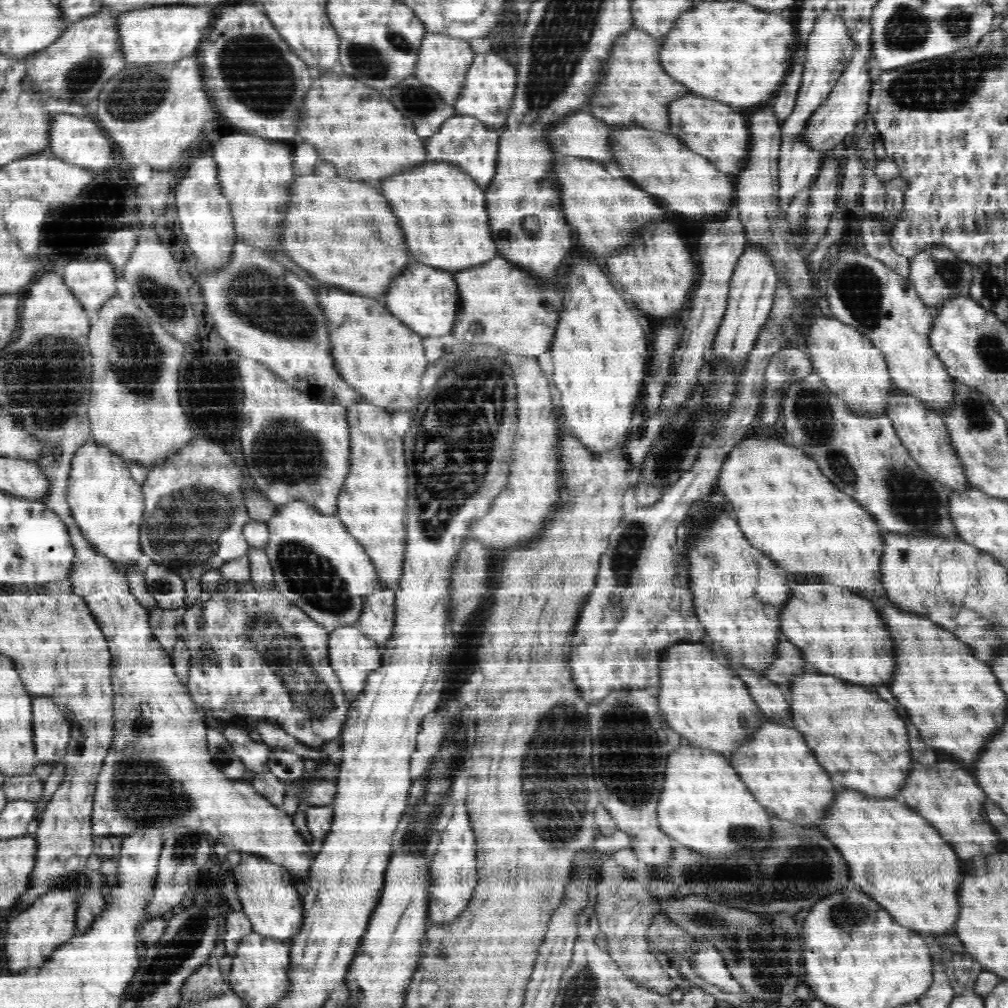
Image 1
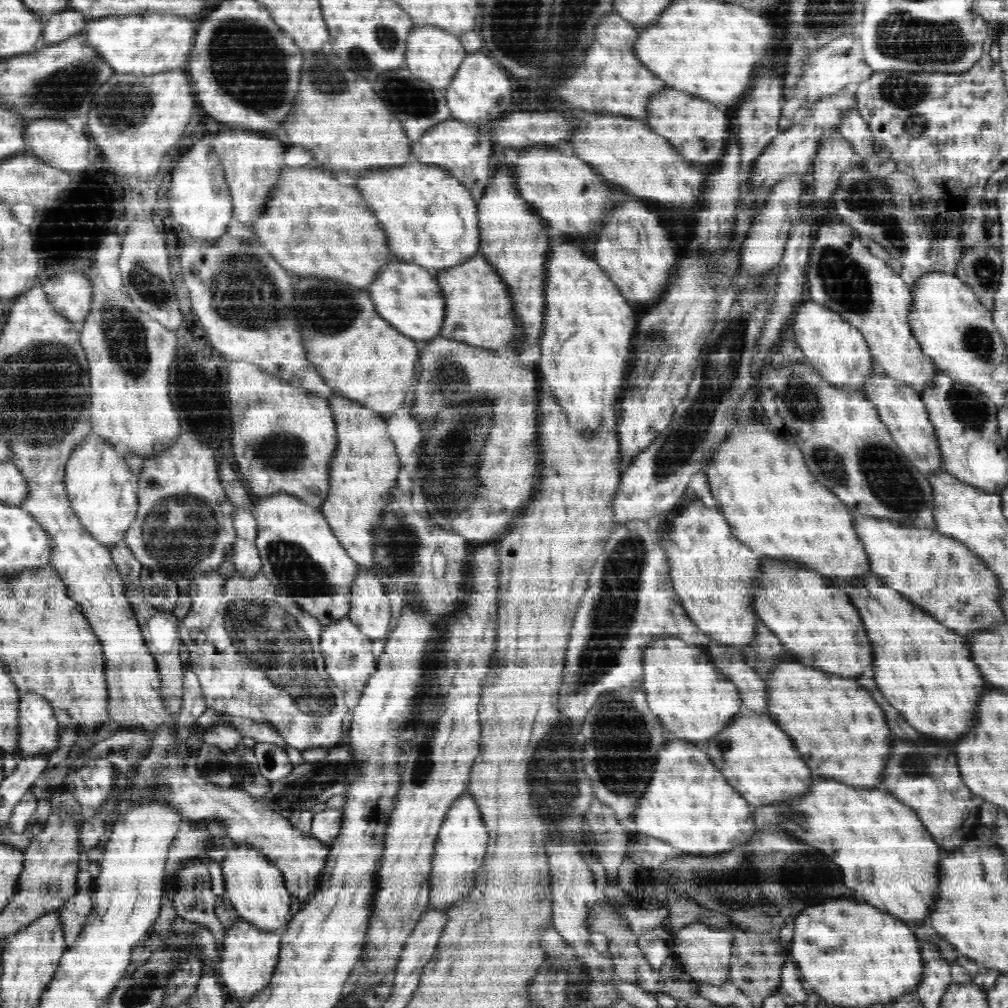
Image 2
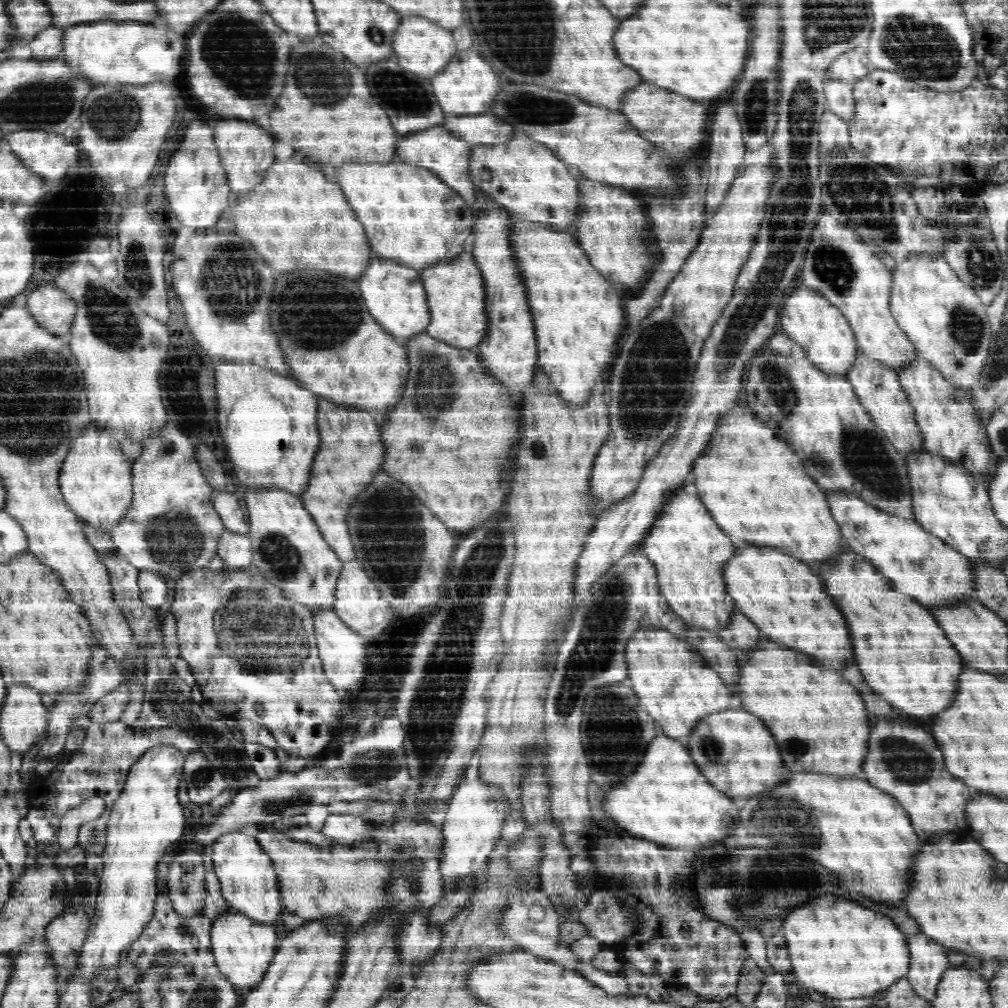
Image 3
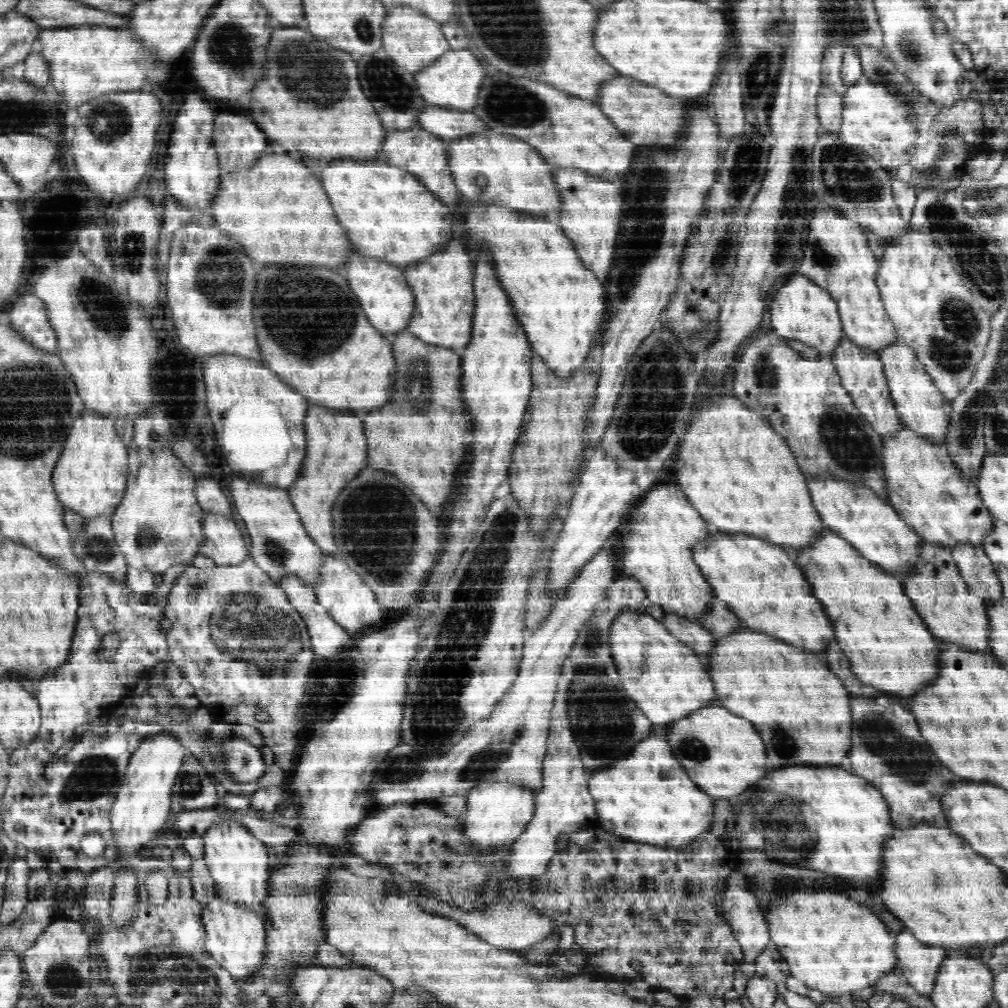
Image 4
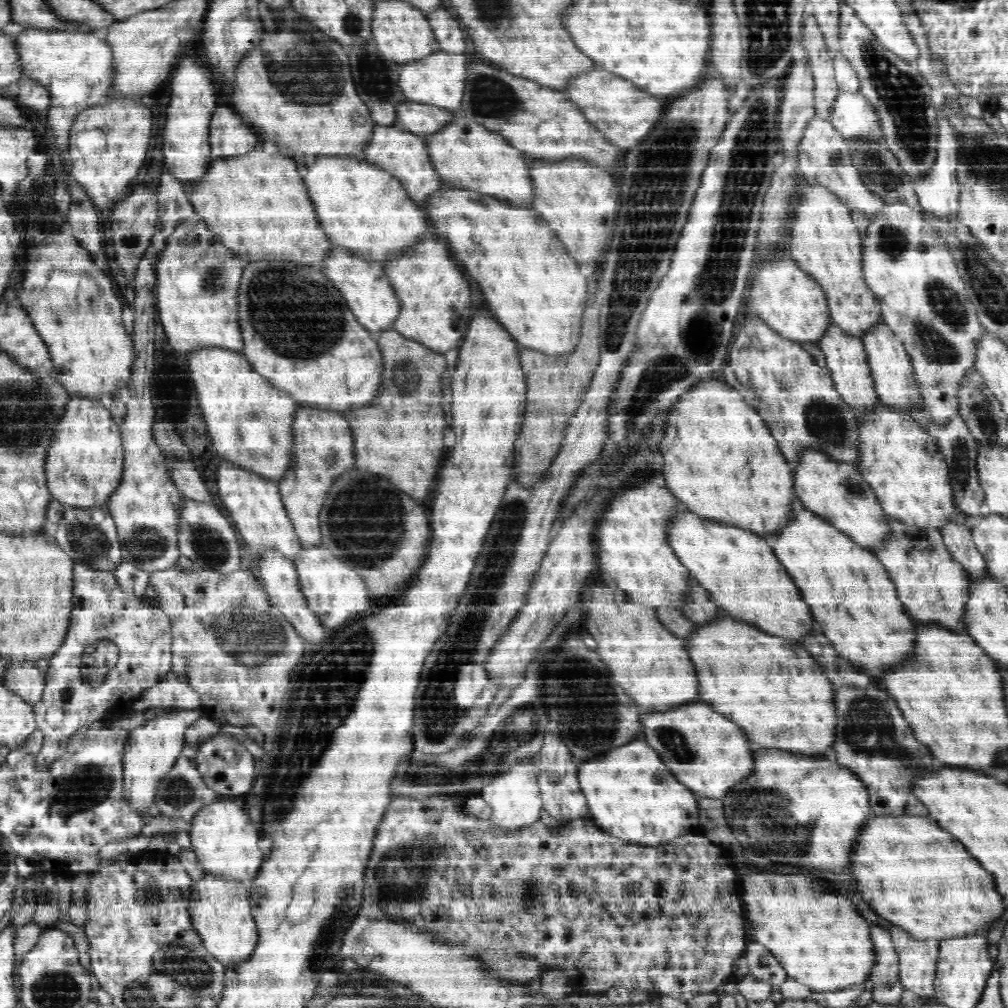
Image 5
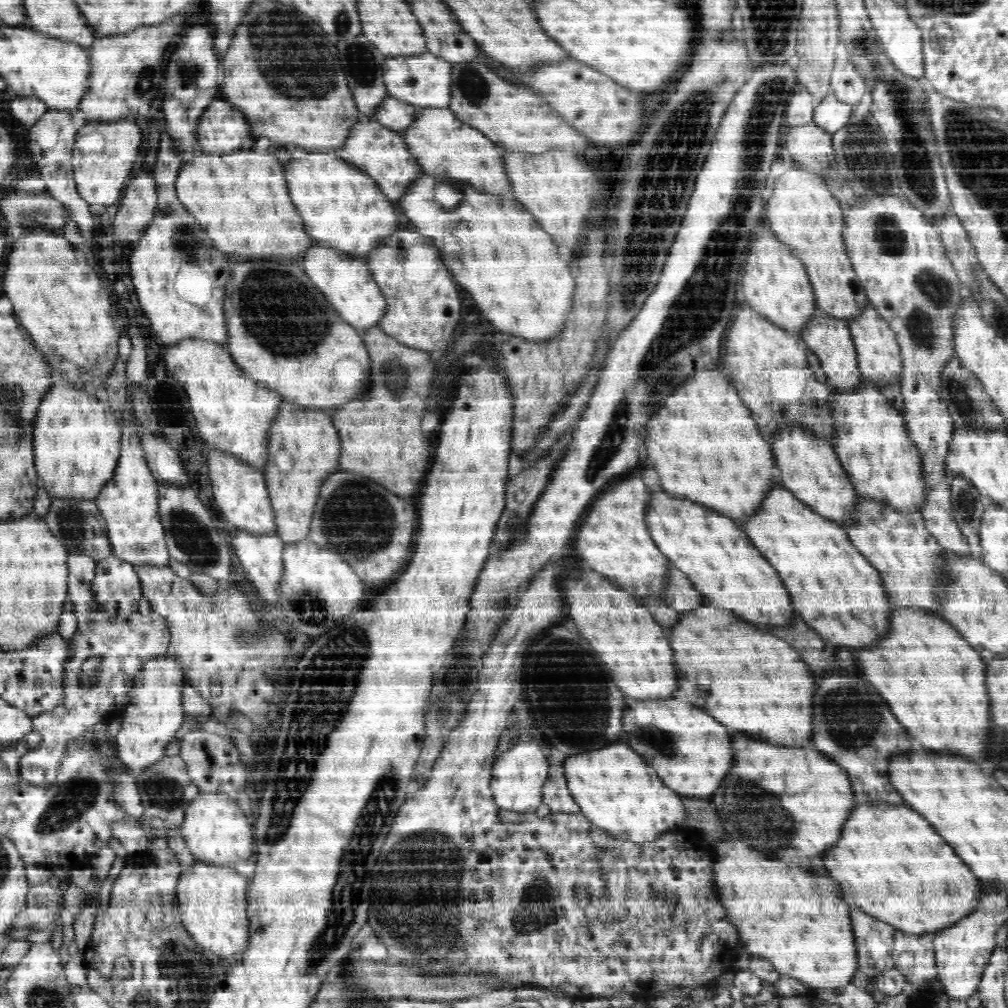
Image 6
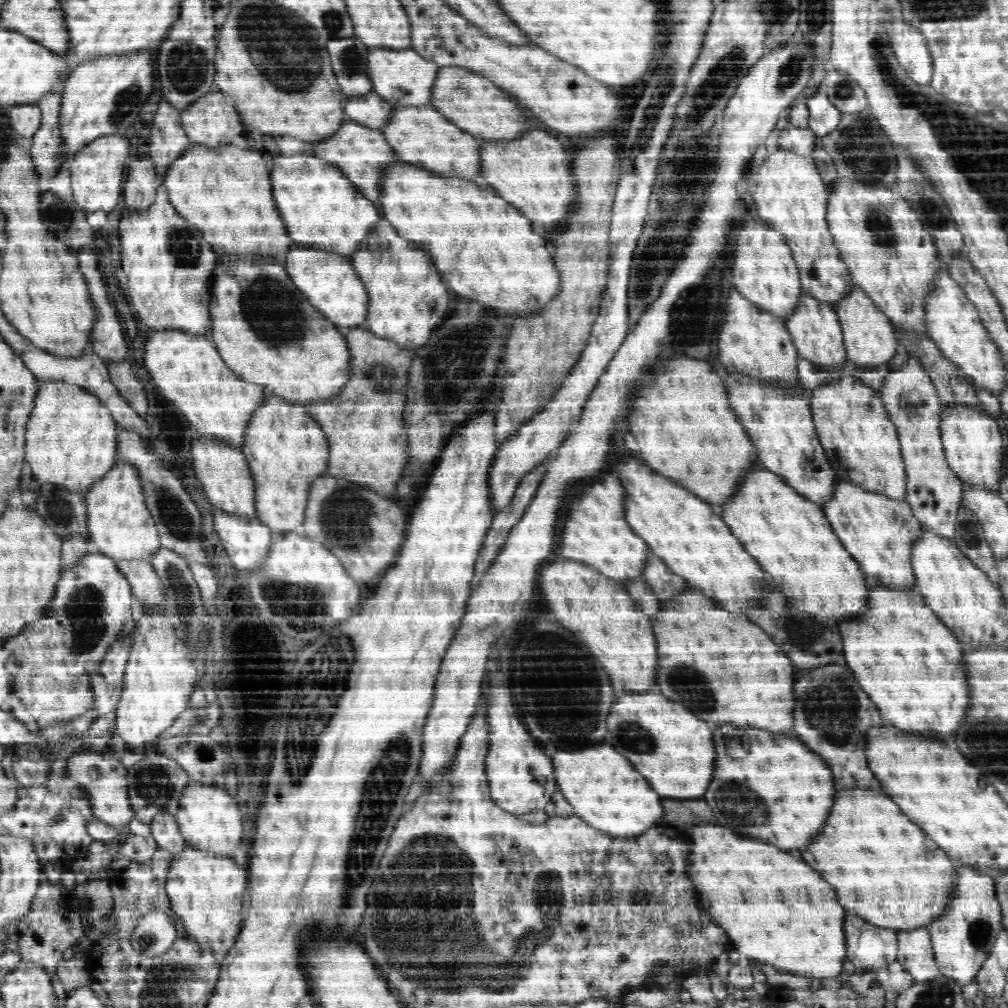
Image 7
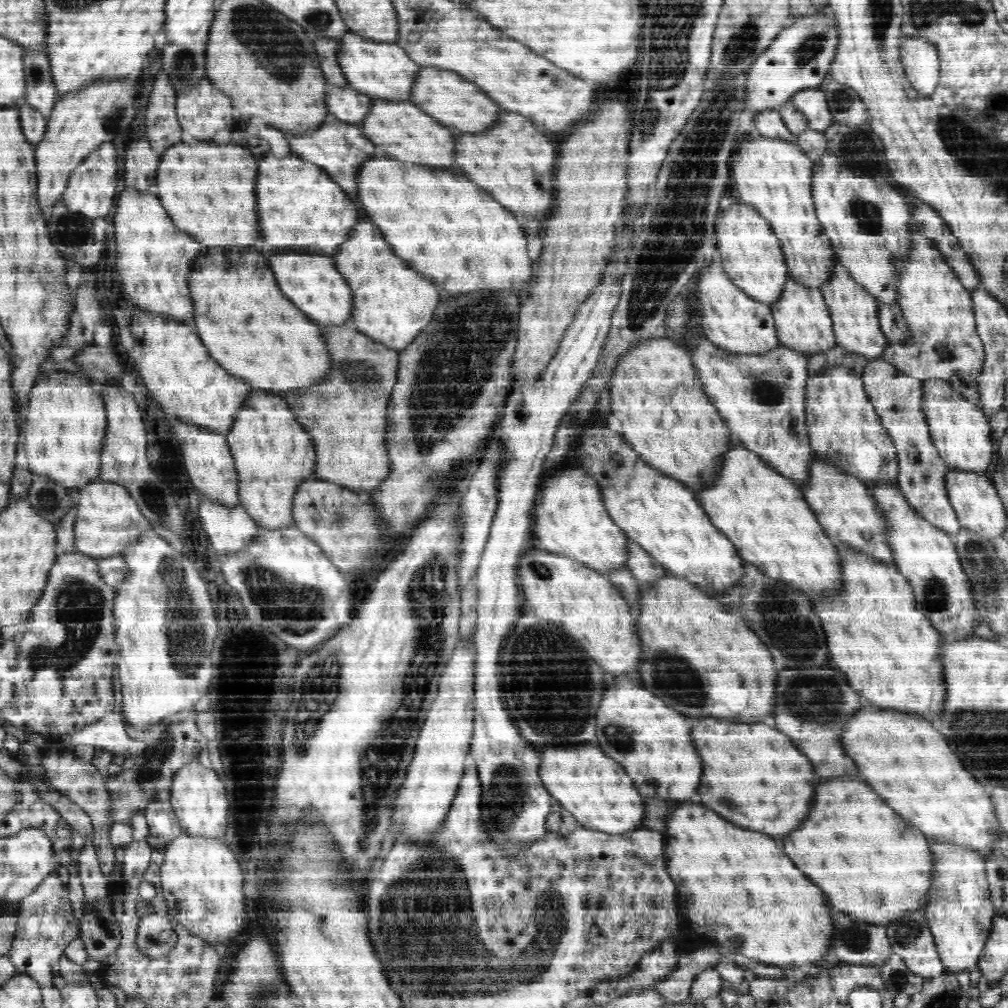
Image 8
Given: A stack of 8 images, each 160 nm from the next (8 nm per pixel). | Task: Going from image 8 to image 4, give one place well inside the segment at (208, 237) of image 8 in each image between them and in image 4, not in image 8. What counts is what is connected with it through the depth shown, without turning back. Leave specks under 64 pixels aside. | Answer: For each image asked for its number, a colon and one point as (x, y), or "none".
4: (279, 213)
5: (257, 205)
6: (240, 199)
7: (225, 192)

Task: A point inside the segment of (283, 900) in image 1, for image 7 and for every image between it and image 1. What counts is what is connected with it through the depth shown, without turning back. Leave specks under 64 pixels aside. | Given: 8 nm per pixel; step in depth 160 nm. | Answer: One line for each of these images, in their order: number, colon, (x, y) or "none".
2: (256, 888)
3: (249, 883)
4: (238, 862)
5: (226, 844)
6: (215, 830)
7: (208, 818)

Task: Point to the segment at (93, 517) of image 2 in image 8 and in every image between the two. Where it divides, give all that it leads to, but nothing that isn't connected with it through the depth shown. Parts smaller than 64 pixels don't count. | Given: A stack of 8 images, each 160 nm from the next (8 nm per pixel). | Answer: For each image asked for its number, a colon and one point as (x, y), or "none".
3: (96, 479)
4: (90, 477)
5: (84, 466)
6: (77, 438)
7: (72, 440)
8: (65, 422)

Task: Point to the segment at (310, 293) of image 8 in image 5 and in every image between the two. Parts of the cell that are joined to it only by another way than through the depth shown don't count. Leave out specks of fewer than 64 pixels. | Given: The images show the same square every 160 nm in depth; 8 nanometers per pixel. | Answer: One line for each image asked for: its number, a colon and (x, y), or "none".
5: (365, 287)
6: (348, 284)
7: (332, 284)

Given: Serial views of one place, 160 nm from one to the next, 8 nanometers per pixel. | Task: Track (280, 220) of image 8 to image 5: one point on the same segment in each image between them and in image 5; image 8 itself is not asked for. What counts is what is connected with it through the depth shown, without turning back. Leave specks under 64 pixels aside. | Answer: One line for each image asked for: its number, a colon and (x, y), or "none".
5: (365, 207)
6: (343, 206)
7: (323, 209)

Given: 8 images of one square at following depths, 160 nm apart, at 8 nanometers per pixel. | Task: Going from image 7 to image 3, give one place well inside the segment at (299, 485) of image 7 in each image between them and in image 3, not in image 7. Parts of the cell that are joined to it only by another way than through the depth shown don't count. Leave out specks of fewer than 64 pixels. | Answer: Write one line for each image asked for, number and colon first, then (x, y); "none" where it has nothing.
3: (353, 453)
4: (336, 446)
5: (324, 450)
6: (305, 447)

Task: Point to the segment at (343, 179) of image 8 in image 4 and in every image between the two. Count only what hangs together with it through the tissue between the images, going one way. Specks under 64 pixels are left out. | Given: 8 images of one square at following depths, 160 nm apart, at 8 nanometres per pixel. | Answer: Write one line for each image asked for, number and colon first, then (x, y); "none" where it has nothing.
4: (418, 151)
5: (405, 154)
6: (383, 153)
7: (362, 153)

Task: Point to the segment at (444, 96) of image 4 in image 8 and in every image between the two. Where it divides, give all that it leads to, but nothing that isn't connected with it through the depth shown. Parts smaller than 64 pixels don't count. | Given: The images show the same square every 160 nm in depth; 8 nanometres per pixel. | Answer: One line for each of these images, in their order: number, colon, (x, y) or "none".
5: (440, 79)
6: (424, 80)
7: (403, 78)
8: (384, 71)

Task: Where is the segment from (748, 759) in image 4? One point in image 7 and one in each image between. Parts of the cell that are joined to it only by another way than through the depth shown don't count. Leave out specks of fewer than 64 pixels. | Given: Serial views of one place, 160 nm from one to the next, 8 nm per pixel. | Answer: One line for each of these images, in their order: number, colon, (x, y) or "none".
5: (708, 751)
6: (690, 748)
7: (672, 747)

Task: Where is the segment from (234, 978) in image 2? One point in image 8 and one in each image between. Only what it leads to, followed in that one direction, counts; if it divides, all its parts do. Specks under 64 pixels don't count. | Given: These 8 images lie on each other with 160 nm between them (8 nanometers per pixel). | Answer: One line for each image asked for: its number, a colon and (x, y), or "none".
3: (243, 949)
4: (236, 939)
5: (220, 912)
6: (213, 903)
7: (205, 890)
8: (201, 881)

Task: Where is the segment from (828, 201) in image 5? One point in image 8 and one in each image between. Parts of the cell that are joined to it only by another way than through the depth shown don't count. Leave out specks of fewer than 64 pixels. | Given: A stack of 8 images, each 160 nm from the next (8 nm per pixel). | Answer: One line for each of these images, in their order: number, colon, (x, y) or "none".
6: (802, 213)
7: (790, 195)
8: (775, 177)

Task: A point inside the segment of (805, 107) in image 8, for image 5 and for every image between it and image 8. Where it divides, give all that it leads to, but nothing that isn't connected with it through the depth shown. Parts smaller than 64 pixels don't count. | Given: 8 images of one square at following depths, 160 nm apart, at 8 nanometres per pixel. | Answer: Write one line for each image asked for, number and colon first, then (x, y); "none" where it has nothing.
5: (852, 116)
6: (832, 114)
7: (824, 117)

